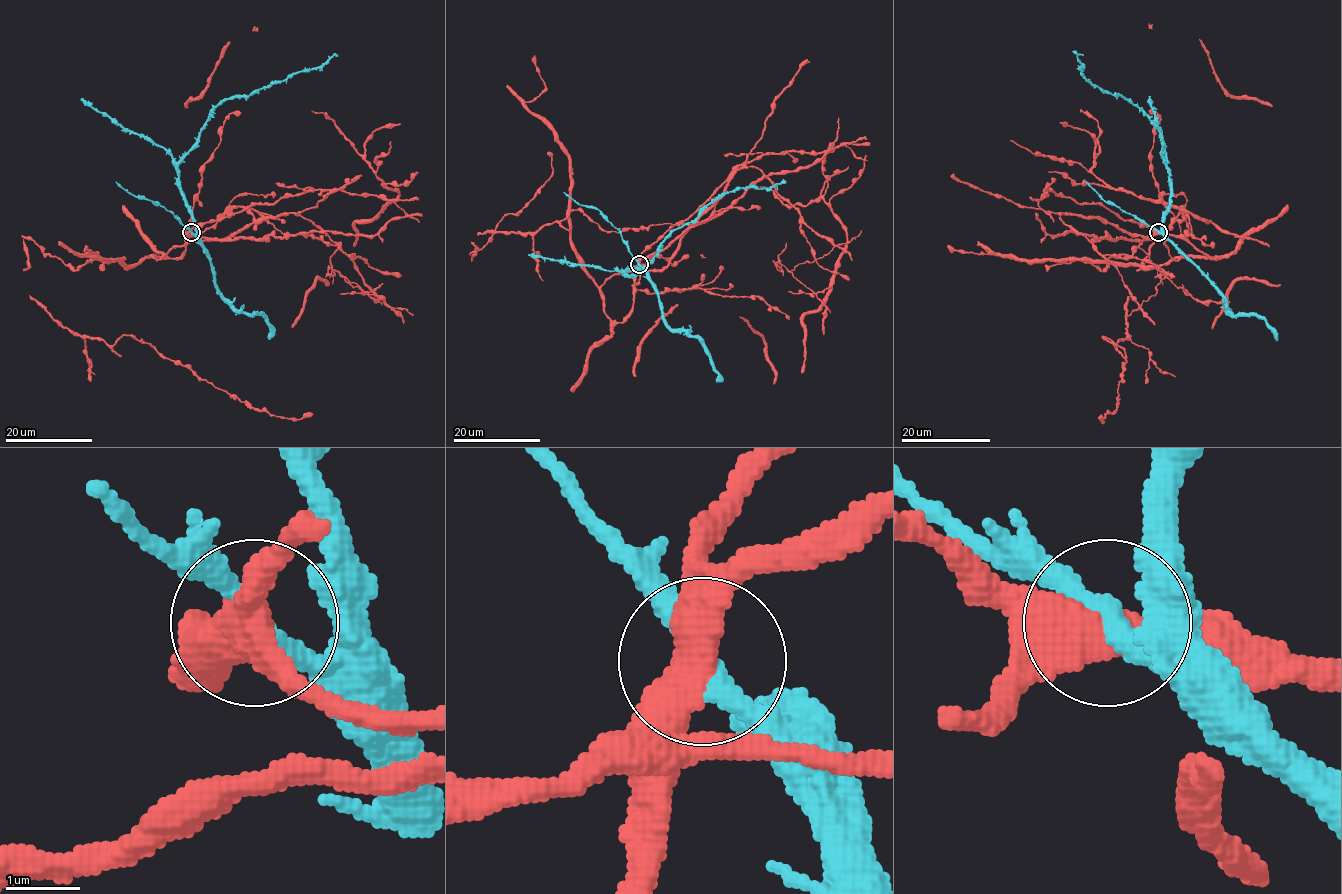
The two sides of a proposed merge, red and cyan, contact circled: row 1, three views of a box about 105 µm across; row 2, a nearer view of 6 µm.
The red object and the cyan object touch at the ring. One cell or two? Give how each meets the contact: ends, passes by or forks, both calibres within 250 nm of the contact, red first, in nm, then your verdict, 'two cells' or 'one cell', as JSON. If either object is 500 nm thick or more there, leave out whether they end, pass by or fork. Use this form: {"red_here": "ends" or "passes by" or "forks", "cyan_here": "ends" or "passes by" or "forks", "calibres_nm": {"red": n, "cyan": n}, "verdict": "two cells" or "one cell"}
{"calibres_nm": {"red": 550, "cyan": 320}, "verdict": "one cell"}

